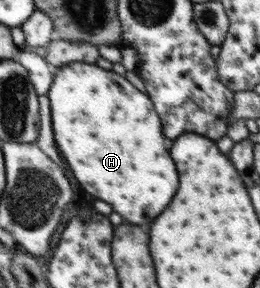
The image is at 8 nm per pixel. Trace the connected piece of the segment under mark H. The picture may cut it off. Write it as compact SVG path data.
M73 62L53 70L55 80L47 94L51 100L53 132L59 152L69 164L73 176L91 196L97 196L99 200L111 204L113 210L127 222L151 224L155 220L155 214L159 216L165 210L179 188L179 174L169 156L169 150L165 148L161 122L153 108L153 102L123 76L103 70L97 64L91 66L89 63Z

